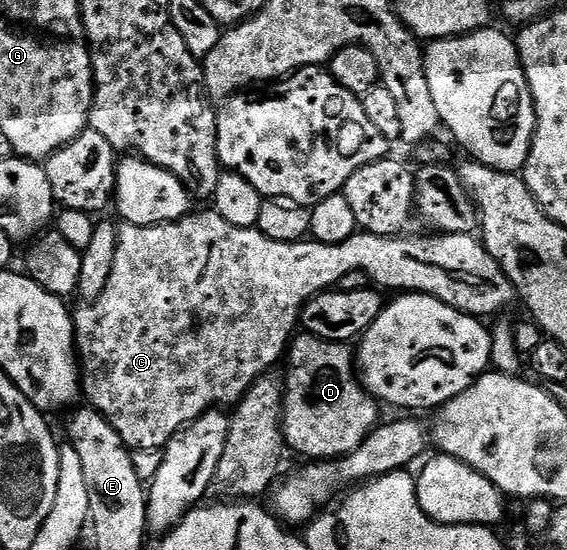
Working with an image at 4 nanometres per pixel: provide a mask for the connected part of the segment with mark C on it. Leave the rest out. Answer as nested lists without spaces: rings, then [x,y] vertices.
[[[208,208],[205,214],[189,212],[184,218],[176,222],[167,222],[161,226],[129,226],[121,225],[116,231],[116,251],[114,252],[114,268],[110,268],[110,280],[106,289],[98,295],[93,302],[81,305],[81,310],[75,311],[72,328],[74,331],[74,349],[78,355],[80,368],[80,381],[82,394],[87,405],[103,416],[122,436],[122,440],[132,450],[159,450],[172,439],[184,426],[189,426],[198,416],[213,408],[232,408],[244,397],[252,385],[258,379],[265,377],[268,370],[276,361],[278,363],[285,357],[289,343],[298,330],[298,319],[304,311],[304,305],[315,294],[323,294],[331,291],[342,276],[350,276],[350,272],[362,272],[367,276],[369,283],[377,287],[385,286],[392,292],[411,292],[413,294],[428,294],[431,298],[437,298],[460,310],[463,314],[473,316],[485,316],[484,314],[496,314],[504,310],[513,301],[517,301],[516,289],[512,286],[502,268],[490,256],[490,252],[484,247],[483,241],[472,234],[442,234],[437,233],[436,238],[408,238],[409,236],[378,236],[377,234],[365,234],[357,232],[351,234],[346,240],[338,244],[326,244],[315,240],[301,240],[299,242],[279,242],[270,240],[261,230],[255,228],[238,228],[216,213],[215,209]]]

